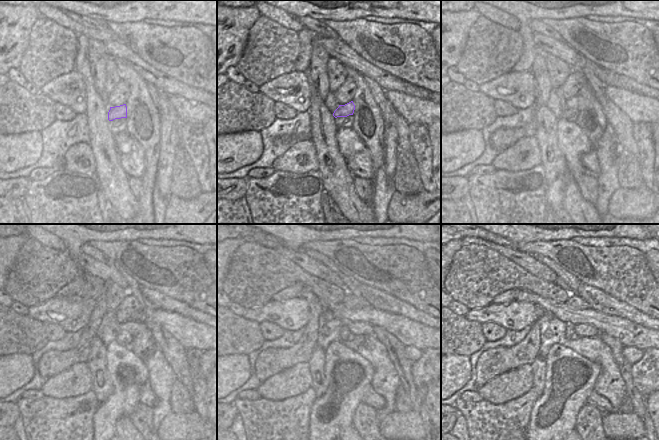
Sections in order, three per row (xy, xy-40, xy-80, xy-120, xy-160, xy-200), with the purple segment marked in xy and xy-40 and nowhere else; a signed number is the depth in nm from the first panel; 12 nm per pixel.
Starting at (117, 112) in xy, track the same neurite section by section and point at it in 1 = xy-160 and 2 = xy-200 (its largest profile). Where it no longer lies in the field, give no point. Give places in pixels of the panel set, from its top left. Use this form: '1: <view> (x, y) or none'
1: xy-160 (357, 328)
2: xy-200 (582, 330)

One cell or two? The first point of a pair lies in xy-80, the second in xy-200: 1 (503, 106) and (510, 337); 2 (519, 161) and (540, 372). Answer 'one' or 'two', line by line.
1: two
2: two

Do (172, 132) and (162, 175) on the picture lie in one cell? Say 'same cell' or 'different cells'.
same cell

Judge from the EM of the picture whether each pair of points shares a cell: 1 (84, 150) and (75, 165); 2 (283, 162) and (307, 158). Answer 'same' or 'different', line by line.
1: same
2: same

